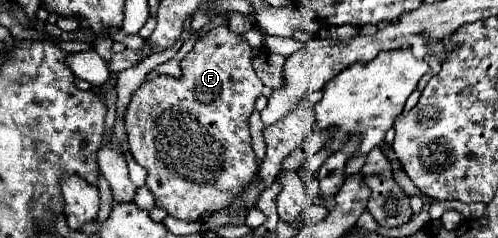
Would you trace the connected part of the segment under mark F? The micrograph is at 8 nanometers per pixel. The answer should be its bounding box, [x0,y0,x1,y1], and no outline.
[125,26,263,222]

